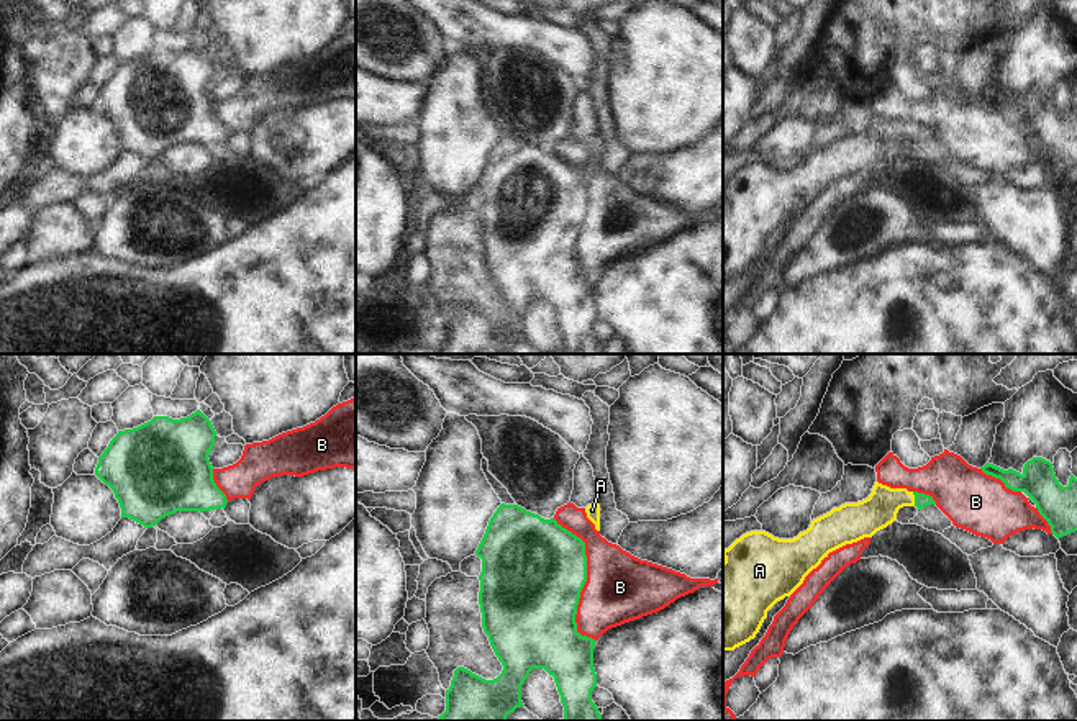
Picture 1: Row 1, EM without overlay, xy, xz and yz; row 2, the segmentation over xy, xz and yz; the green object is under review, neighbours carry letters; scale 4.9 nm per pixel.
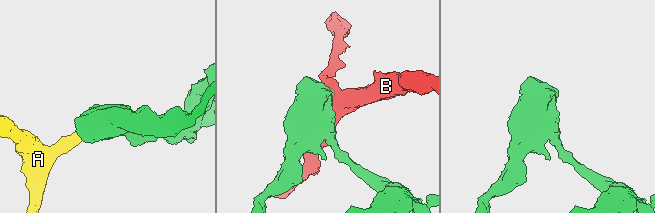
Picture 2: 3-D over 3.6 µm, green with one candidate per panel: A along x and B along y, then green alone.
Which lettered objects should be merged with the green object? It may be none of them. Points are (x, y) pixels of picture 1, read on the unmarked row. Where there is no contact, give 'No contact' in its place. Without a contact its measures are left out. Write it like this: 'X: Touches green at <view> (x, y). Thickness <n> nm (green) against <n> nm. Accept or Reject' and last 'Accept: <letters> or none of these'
A: Touches green at yz (915, 131). Thickness 70 nm (green) against 170 nm. Accept
B: Touches green at xz (586, 213). Thickness 480 nm (green) against 340 nm. Reject
Accept: A.

